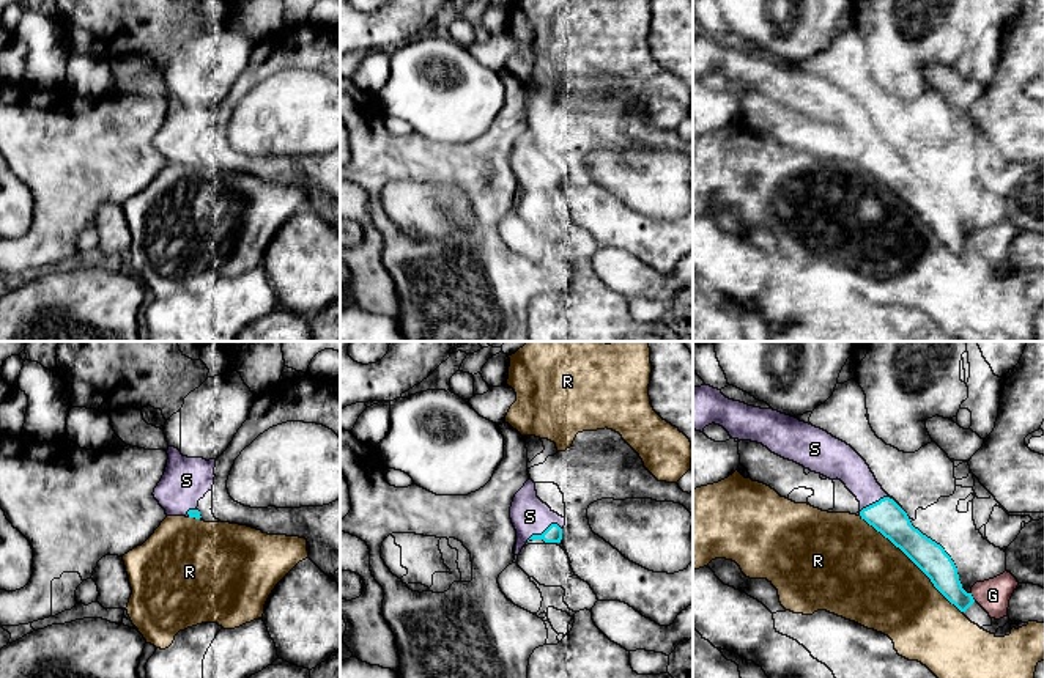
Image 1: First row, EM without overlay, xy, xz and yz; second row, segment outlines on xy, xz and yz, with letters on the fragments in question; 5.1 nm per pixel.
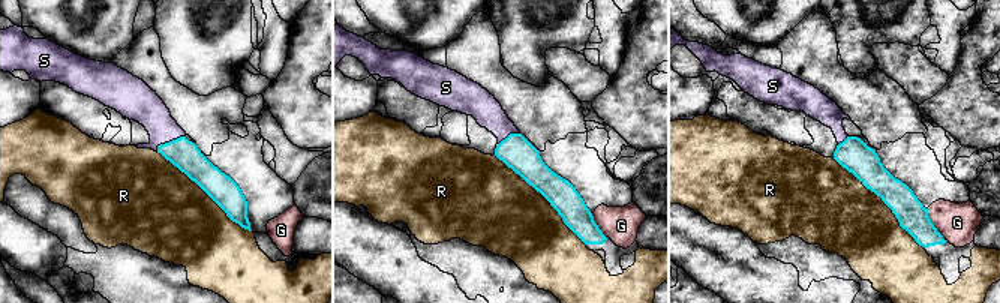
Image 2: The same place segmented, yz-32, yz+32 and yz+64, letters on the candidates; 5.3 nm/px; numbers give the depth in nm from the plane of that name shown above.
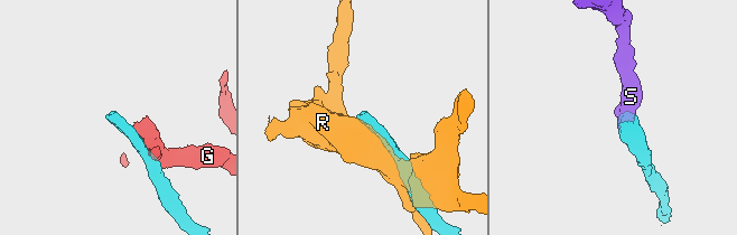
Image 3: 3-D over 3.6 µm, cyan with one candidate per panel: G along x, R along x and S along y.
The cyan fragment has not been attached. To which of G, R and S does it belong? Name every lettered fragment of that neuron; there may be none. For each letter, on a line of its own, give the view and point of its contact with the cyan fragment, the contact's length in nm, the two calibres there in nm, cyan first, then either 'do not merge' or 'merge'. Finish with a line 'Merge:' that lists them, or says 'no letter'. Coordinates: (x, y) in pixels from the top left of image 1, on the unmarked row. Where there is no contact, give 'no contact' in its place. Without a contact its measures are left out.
G: meets cyan in yz at (972, 244); contact 50 nm long; 160 nm thick on the cyan side, 170 nm on the other; do not merge
R: meets cyan in yz at (912, 208); contact 700 nm long; 170 nm thick on the cyan side, 440 nm on the other; do not merge
S: meets cyan in xz at (545, 178); contact 200 nm long; 90 nm thick on the cyan side, 190 nm on the other; merge
Merge: S

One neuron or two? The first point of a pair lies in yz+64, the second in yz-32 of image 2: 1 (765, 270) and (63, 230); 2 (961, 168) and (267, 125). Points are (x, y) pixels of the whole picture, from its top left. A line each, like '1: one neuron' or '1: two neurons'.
1: two neurons
2: one neuron

